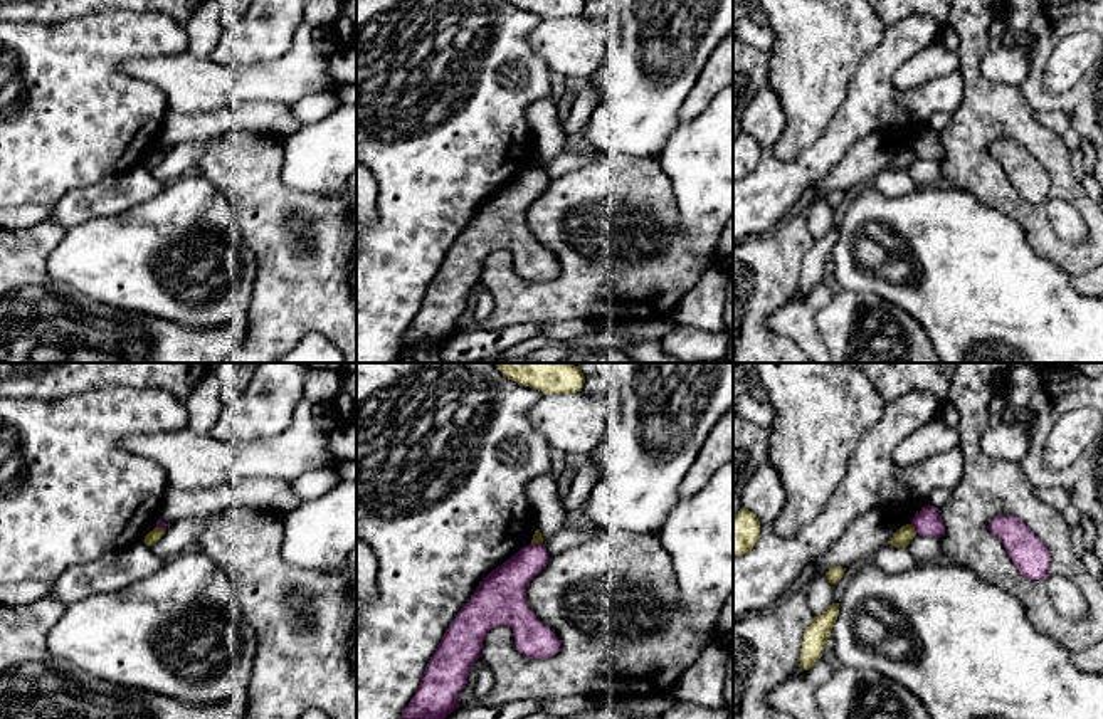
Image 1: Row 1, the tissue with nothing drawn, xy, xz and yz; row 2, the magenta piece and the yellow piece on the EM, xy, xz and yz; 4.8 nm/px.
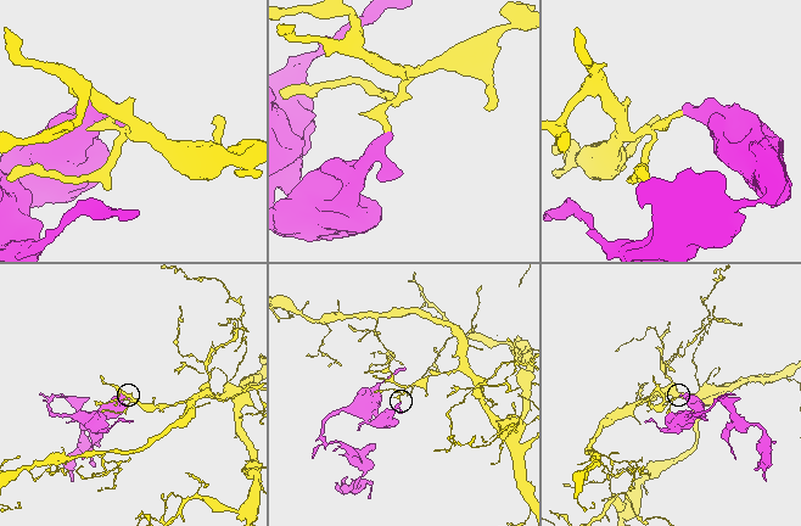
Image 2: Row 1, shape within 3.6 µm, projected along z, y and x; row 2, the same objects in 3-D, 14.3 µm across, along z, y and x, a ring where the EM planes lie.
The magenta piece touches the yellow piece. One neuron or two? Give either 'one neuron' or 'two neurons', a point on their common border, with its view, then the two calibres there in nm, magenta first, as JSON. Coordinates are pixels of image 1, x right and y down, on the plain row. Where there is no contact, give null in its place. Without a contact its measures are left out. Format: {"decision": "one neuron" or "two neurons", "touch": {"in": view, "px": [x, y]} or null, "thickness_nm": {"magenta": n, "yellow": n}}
{"decision": "two neurons", "touch": {"in": "yz", "px": [915, 153]}, "thickness_nm": {"magenta": 130, "yellow": 90}}

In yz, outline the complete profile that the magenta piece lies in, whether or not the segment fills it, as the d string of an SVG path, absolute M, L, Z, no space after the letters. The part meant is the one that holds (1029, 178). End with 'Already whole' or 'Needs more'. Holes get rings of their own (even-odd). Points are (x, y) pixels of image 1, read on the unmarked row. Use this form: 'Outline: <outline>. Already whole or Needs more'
Outline: M997 139L989 144L987 153L1000 163L1021 200L1049 200L1051 178L1046 168L1019 141Z. Already whole

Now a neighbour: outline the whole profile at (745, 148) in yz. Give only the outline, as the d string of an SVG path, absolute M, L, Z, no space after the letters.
M741 131L733 139L733 180L741 180L753 173L760 160L760 144L758 141Z

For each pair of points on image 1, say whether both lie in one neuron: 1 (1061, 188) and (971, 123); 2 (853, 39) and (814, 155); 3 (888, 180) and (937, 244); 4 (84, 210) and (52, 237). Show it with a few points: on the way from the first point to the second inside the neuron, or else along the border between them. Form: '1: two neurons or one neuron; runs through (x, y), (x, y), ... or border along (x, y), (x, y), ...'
1: one neuron; runs through (1055, 160), (1019, 125), (999, 123)
2: two neurons; border along (843, 99), (826, 130), (791, 158)
3: two neurons; border along (871, 183), (893, 197), (908, 195), (918, 187)
4: two neurons; border along (49, 217), (66, 229)

